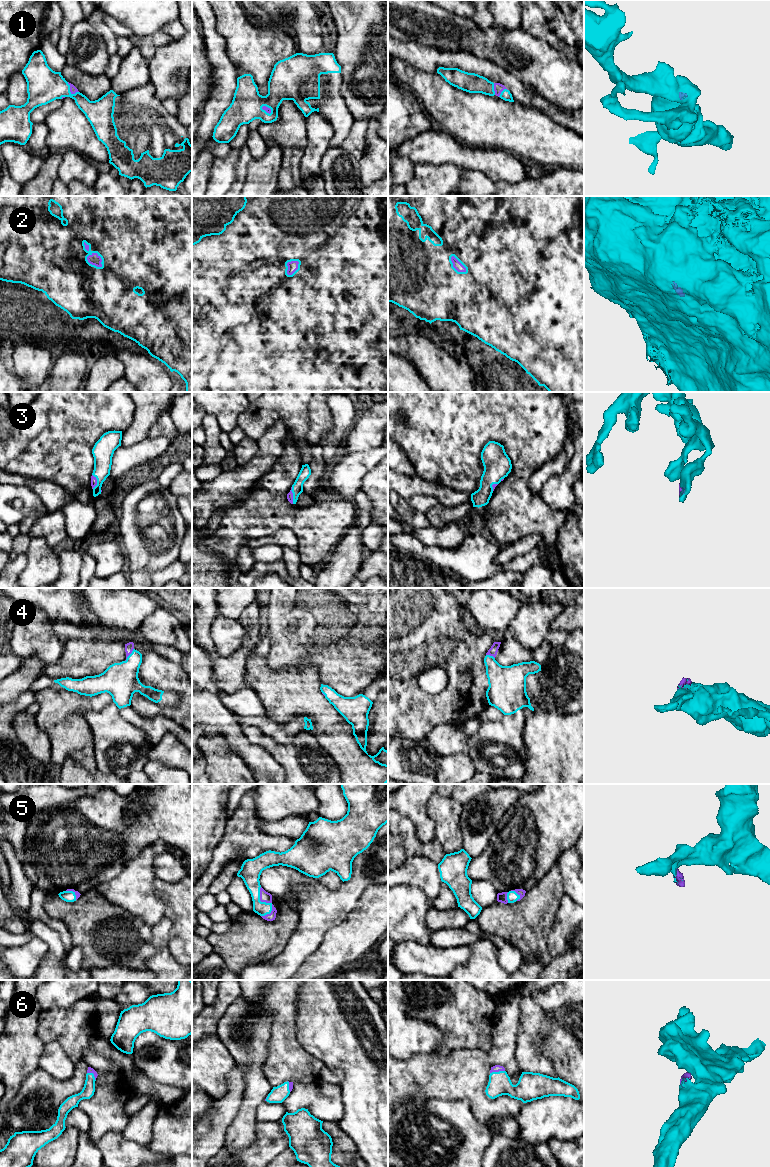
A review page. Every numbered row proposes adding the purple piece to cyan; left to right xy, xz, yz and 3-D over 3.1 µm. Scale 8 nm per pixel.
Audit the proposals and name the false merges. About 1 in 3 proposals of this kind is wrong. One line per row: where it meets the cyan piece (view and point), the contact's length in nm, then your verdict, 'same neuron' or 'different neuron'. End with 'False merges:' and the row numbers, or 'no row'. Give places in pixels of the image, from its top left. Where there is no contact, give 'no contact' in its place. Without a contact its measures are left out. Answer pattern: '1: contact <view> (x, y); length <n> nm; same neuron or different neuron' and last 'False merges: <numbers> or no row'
1: contact xy (69, 91); length 130 nm; same neuron
2: contact xy (93, 265); length 150 nm; same neuron
3: contact xz (293, 495); length 140 nm; same neuron
4: contact xy (129, 655); length 130 nm; same neuron
5: contact xz (265, 902); length 240 nm; same neuron
6: contact yz (497, 1072); length 120 nm; same neuron
False merges: no row

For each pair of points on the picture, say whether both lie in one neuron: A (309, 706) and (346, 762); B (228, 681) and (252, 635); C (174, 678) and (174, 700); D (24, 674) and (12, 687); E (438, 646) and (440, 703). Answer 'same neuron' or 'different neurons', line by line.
A: same neuron
B: same neuron
C: different neurons
D: same neuron
E: same neuron

